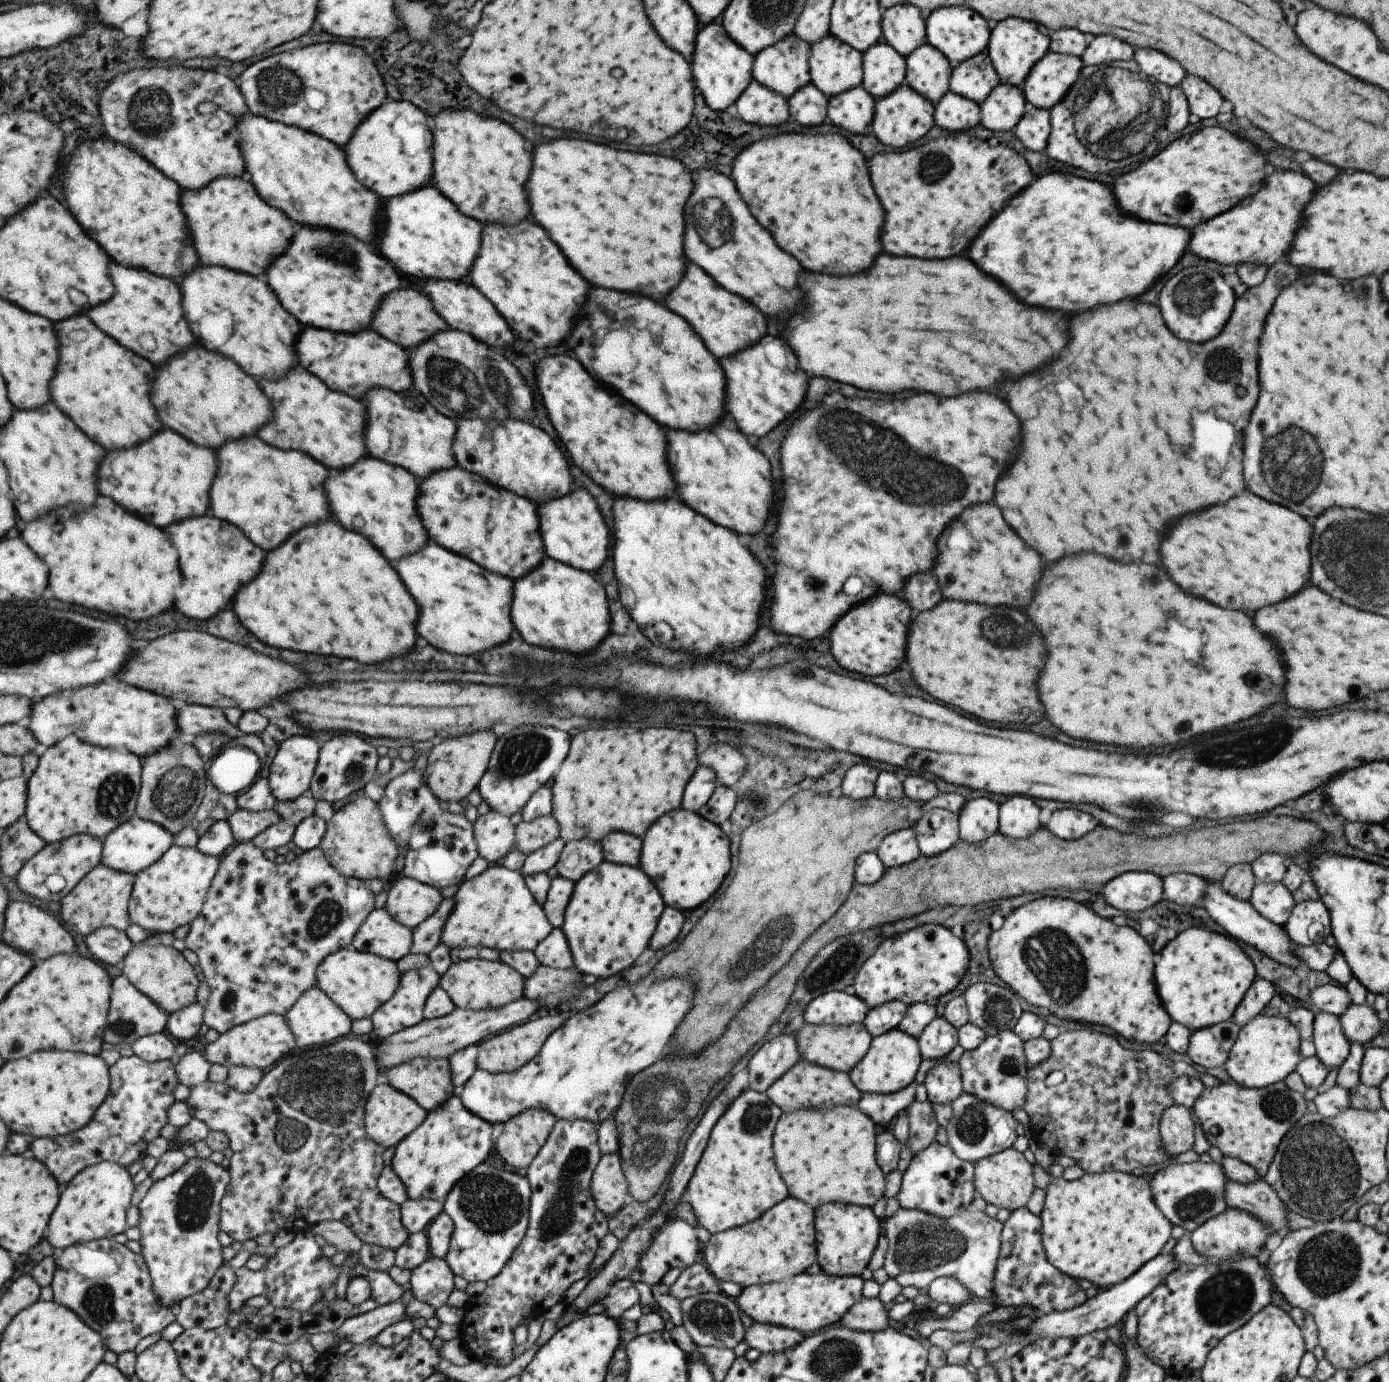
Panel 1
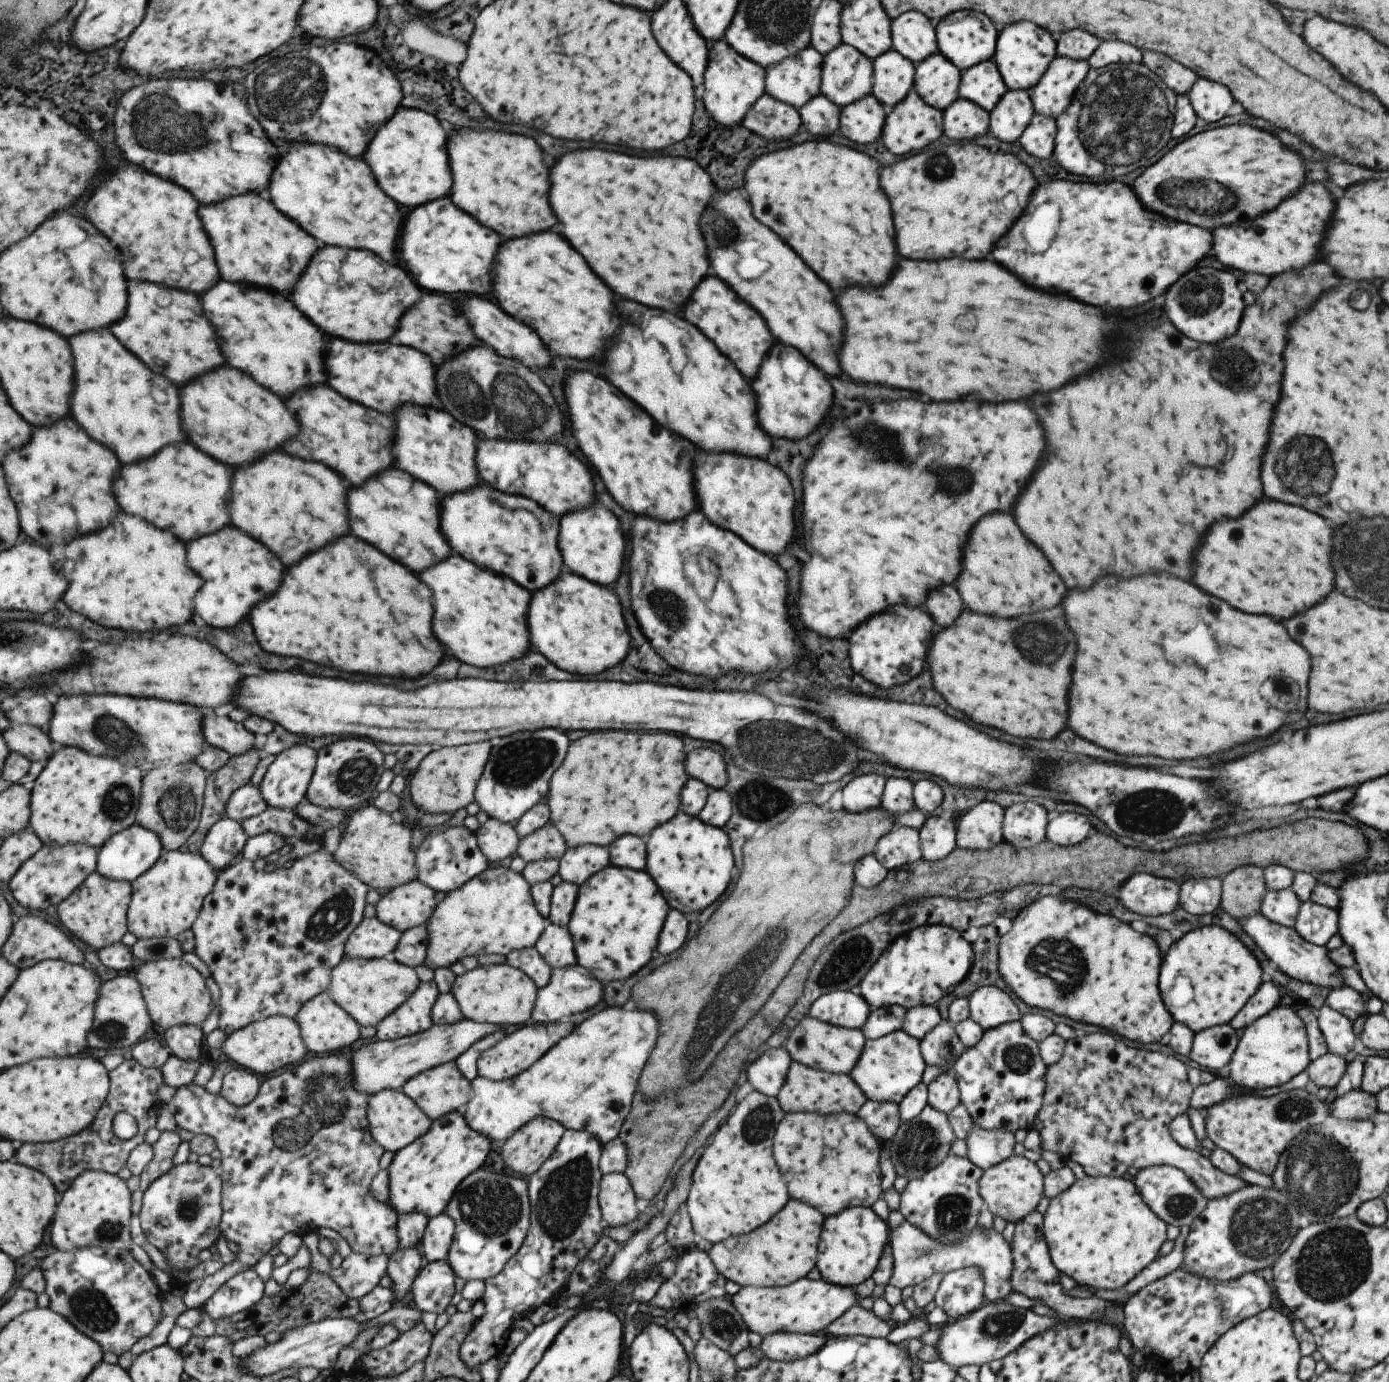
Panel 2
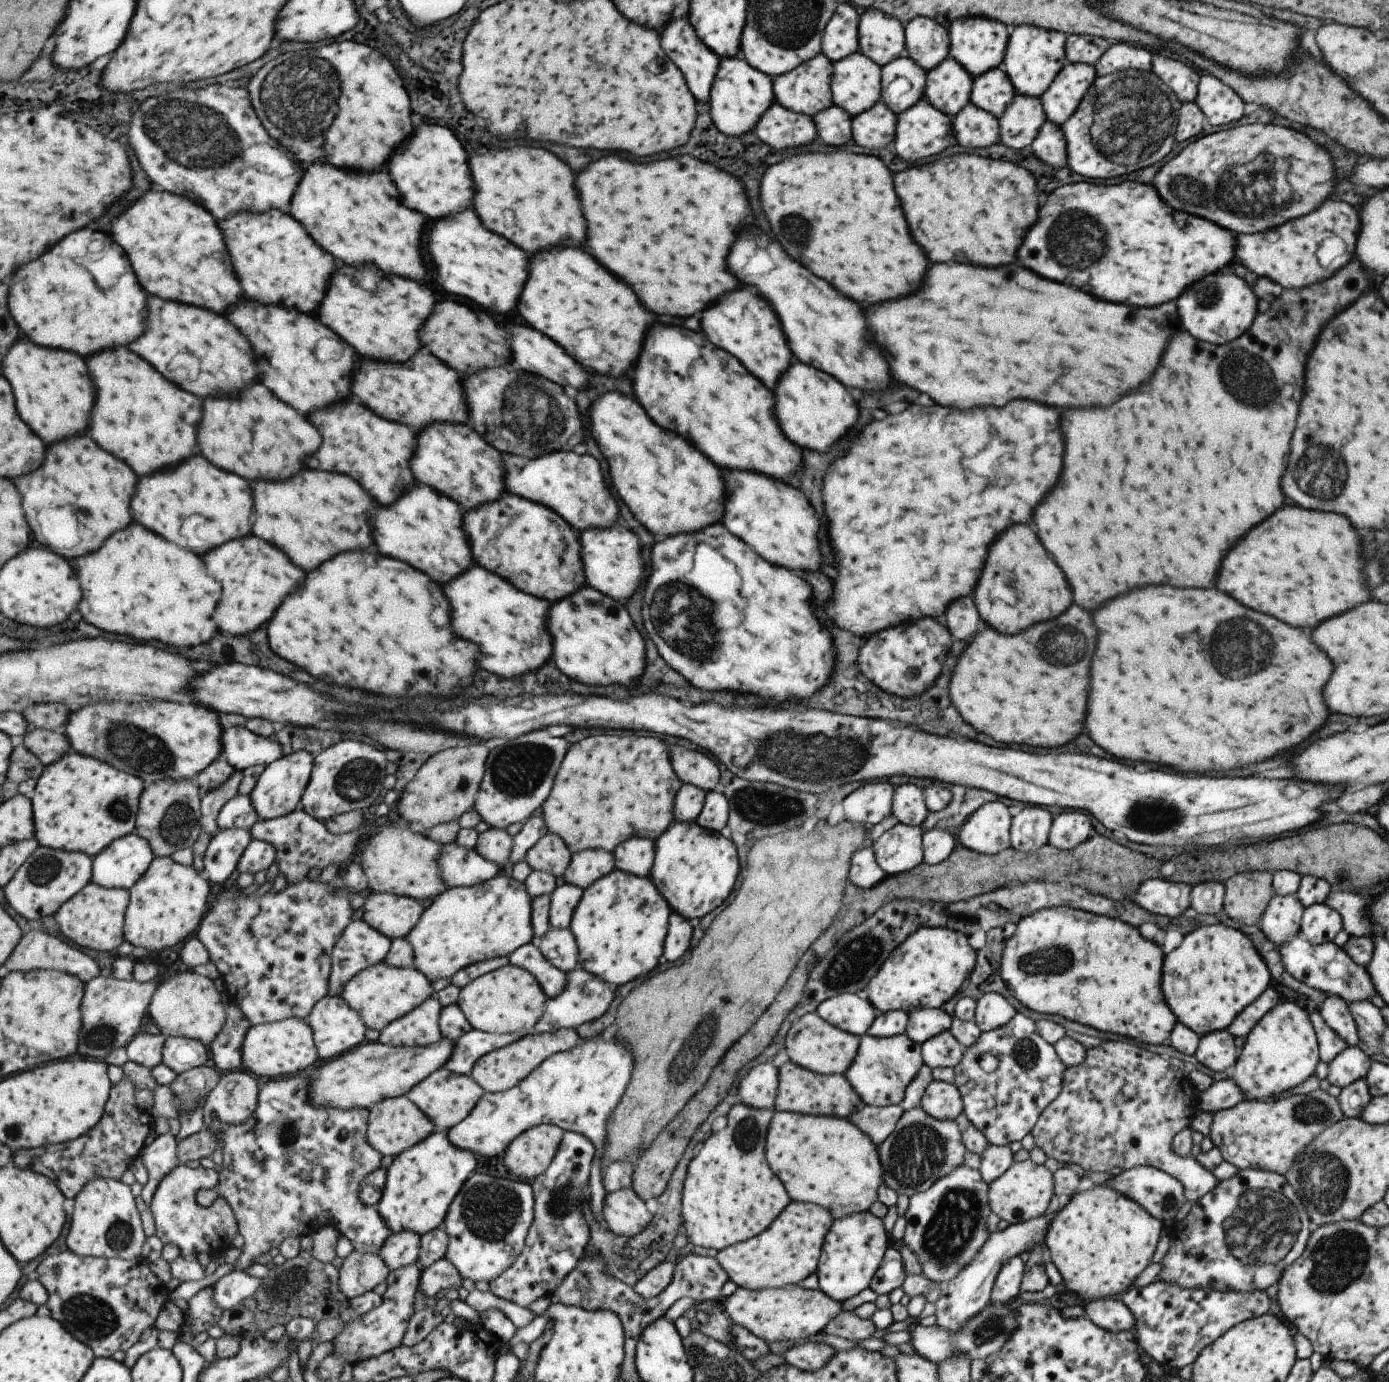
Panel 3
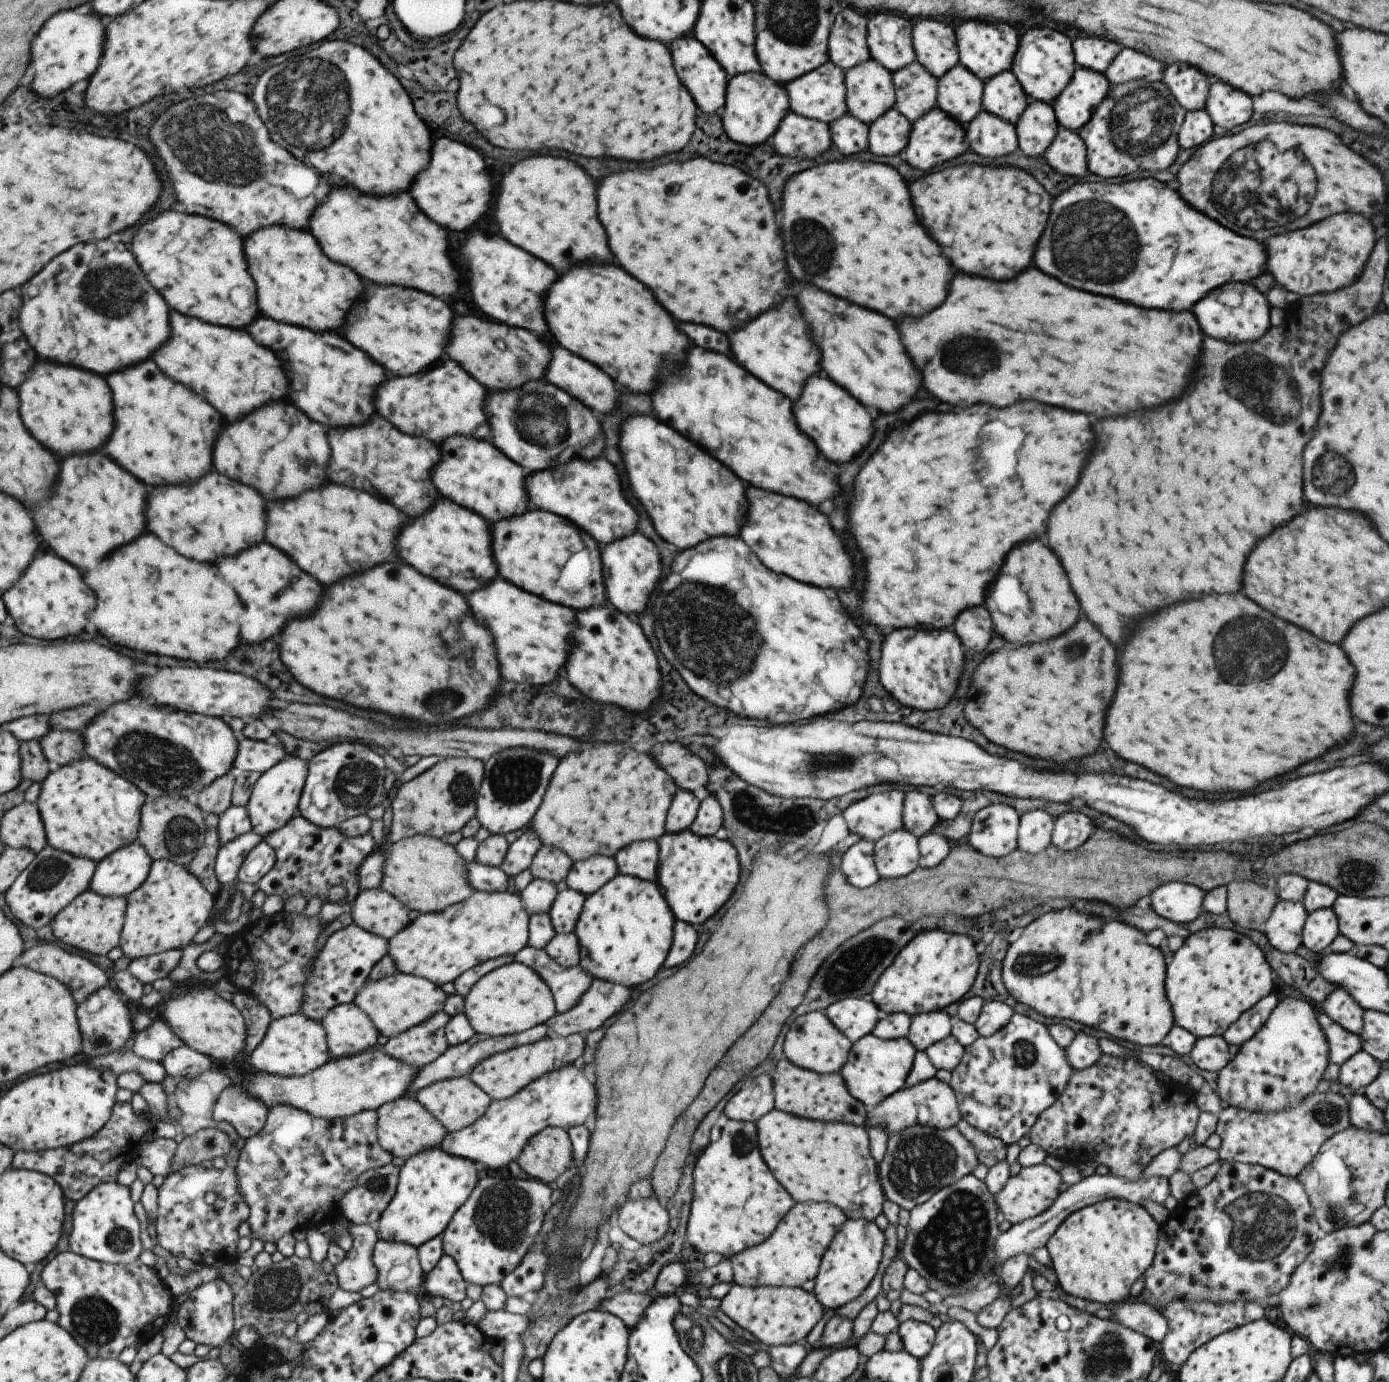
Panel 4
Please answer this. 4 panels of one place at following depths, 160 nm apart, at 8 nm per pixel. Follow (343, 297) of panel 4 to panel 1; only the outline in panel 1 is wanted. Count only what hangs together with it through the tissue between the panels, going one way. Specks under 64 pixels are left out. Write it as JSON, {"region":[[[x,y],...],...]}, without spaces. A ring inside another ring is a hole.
{"region":[[[219,178],[199,192],[183,192],[181,204],[185,206],[189,228],[205,266],[225,266],[261,276],[291,246],[295,236],[291,218],[283,218],[283,212],[271,208],[255,186],[243,178]]]}

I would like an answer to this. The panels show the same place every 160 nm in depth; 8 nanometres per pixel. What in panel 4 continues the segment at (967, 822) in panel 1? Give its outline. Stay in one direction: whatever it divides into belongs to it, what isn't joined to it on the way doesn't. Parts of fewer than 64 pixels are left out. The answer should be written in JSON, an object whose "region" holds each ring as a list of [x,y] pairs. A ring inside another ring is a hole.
{"region":[[[1006,804],[983,807],[973,815],[966,841],[985,856],[1005,856],[1016,849],[1019,817]]]}

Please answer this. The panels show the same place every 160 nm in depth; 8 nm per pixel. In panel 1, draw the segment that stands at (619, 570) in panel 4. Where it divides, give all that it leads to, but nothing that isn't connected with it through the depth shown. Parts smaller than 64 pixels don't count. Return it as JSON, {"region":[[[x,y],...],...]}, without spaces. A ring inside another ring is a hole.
{"region":[[[571,492],[565,498],[555,498],[543,506],[536,506],[536,511],[542,545],[549,559],[593,575],[602,568],[607,559],[609,530],[587,492]]]}

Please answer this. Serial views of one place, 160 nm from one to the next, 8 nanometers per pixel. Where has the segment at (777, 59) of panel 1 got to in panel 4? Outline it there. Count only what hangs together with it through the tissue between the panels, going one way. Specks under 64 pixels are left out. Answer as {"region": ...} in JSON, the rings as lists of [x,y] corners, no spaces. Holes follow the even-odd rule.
{"region":[[[829,60],[815,70],[789,81],[784,85],[784,89],[786,90],[790,111],[803,118],[815,119],[829,125],[847,114],[844,70],[835,66]]]}

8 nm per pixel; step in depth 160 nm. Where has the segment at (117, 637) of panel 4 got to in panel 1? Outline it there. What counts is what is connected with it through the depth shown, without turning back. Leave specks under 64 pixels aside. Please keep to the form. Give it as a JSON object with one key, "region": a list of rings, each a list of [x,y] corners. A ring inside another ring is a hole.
{"region":[[[99,498],[99,506],[93,512],[87,512],[81,518],[71,518],[71,510],[53,510],[45,514],[41,520],[25,526],[23,538],[41,558],[45,558],[51,566],[51,590],[63,602],[85,606],[99,612],[119,614],[131,618],[135,622],[155,618],[171,608],[175,608],[175,590],[183,584],[183,574],[179,568],[179,552],[171,538],[147,524],[145,520],[137,518],[135,514],[127,512],[111,498]]]}

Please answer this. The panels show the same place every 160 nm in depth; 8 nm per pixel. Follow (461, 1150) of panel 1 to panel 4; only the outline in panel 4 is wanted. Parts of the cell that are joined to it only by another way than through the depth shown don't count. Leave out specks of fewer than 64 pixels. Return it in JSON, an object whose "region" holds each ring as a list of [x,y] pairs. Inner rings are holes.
{"region":[[[442,1147],[406,1159],[400,1167],[400,1184],[396,1196],[377,1222],[380,1238],[409,1243],[419,1248],[443,1235],[453,1220],[453,1213],[467,1200],[477,1181],[475,1166],[471,1161],[454,1157]]]}

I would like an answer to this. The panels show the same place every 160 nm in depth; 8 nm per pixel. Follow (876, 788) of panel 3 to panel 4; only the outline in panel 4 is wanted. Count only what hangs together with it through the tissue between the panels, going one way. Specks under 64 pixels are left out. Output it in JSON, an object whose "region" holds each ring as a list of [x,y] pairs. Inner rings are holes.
{"region":[[[901,791],[872,794],[852,802],[841,812],[847,830],[866,841],[876,841],[902,828]]]}

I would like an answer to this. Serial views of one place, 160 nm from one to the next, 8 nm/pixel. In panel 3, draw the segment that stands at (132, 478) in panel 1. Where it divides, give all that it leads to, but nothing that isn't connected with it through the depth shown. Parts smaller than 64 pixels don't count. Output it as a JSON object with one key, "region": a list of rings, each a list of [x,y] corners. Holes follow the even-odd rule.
{"region":[[[197,456],[181,464],[173,472],[159,472],[147,476],[139,482],[139,492],[133,498],[133,516],[149,530],[157,530],[157,534],[165,534],[171,542],[195,550],[197,554],[207,554],[209,550],[251,534],[251,516],[253,516],[253,492],[251,484],[231,472],[225,472],[211,464],[207,458]],[[191,516],[197,516],[195,534],[181,534],[183,522]],[[201,516],[201,518],[199,518]],[[205,526],[219,526],[213,530],[213,536],[205,532]],[[213,538],[213,542],[211,542]]]}

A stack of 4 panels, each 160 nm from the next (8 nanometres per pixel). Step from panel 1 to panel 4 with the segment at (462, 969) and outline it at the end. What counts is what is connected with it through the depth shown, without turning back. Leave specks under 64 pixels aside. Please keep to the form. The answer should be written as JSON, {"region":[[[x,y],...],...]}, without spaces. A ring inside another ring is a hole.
{"region":[[[515,960],[484,974],[464,996],[465,1018],[476,1033],[504,1037],[545,1023],[556,1008],[549,987],[528,966]]]}

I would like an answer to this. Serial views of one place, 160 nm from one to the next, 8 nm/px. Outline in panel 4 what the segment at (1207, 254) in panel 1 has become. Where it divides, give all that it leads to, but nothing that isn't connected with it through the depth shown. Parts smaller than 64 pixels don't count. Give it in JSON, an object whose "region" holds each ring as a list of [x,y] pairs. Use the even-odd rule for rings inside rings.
{"region":[[[1335,214],[1309,228],[1265,240],[1267,273],[1285,290],[1298,296],[1330,293],[1354,283],[1367,262],[1373,242],[1369,220],[1355,214]]]}

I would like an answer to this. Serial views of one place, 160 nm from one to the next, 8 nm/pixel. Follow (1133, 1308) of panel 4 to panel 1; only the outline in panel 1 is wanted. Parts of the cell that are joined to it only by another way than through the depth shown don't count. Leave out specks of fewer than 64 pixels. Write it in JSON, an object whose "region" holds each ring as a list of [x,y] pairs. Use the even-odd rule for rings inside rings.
{"region":[[[1026,1207],[1013,1210],[1002,1224],[991,1294],[998,1306],[1026,1306],[1035,1310],[1038,1316],[1071,1310],[1086,1302],[1077,1280],[1058,1272],[1047,1262],[1040,1240],[1039,1218],[1033,1216]]]}

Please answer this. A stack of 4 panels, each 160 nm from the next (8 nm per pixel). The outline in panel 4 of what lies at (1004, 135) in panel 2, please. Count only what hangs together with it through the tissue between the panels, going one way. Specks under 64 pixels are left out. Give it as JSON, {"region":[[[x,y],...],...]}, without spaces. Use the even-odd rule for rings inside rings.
{"region":[[[1028,99],[1028,105],[1013,124],[1018,148],[1025,156],[1041,156],[1053,142],[1057,127],[1051,104]]]}

